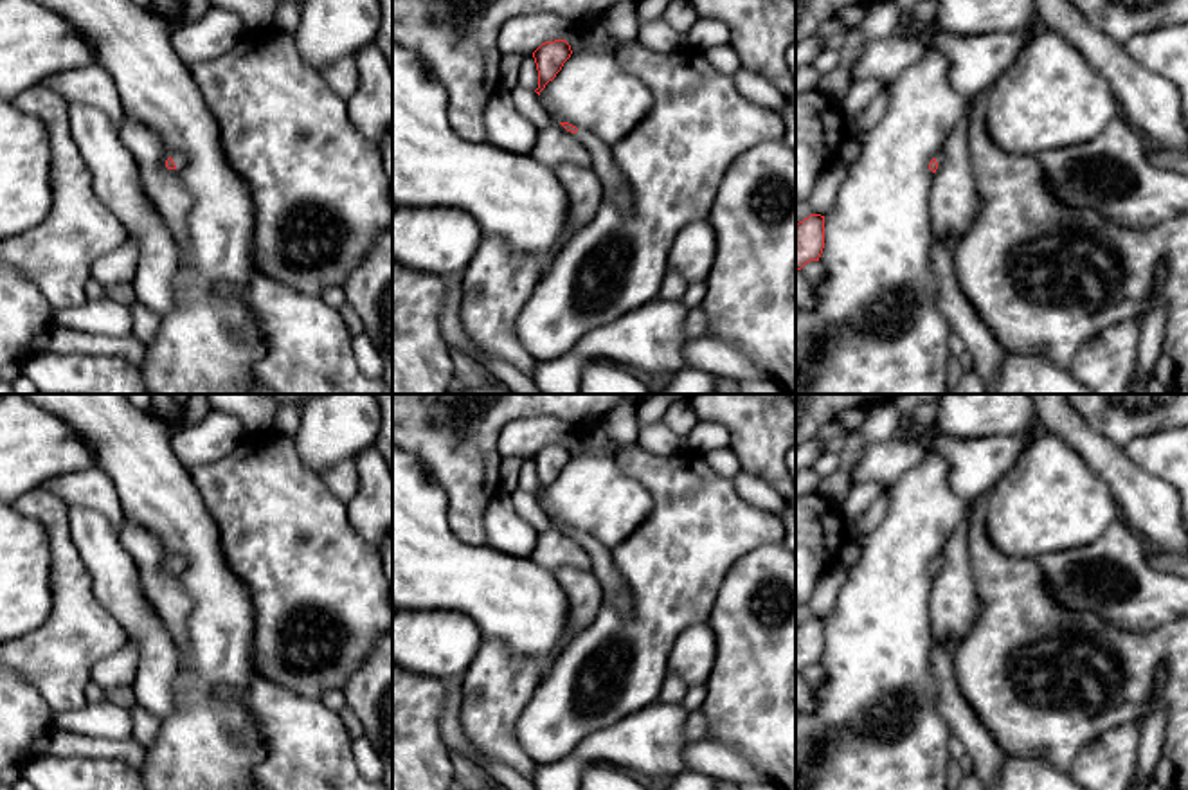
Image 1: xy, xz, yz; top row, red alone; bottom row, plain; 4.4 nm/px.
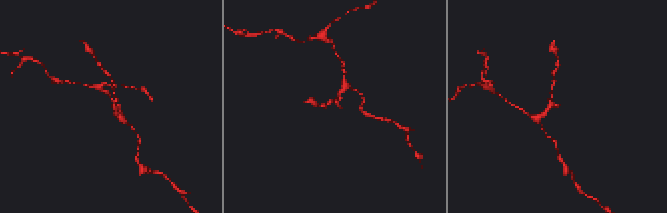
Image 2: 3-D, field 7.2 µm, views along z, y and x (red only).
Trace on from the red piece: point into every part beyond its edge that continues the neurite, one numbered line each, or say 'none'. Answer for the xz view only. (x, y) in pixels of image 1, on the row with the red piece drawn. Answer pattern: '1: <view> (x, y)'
none

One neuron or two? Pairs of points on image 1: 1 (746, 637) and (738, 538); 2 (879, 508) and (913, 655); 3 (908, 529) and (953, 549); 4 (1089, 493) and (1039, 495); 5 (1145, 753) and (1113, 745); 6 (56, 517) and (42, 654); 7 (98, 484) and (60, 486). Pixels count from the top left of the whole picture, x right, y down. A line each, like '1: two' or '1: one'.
1: two
2: two
3: two
4: one
5: two
6: one
7: one

